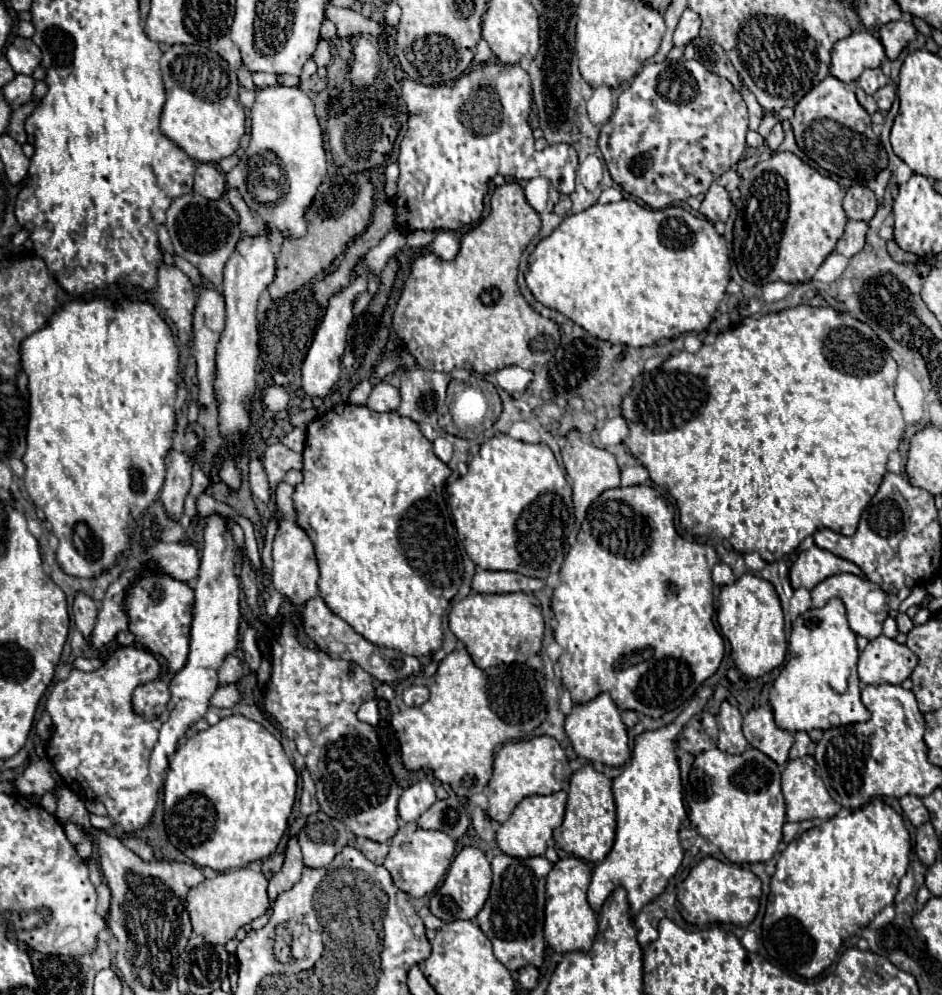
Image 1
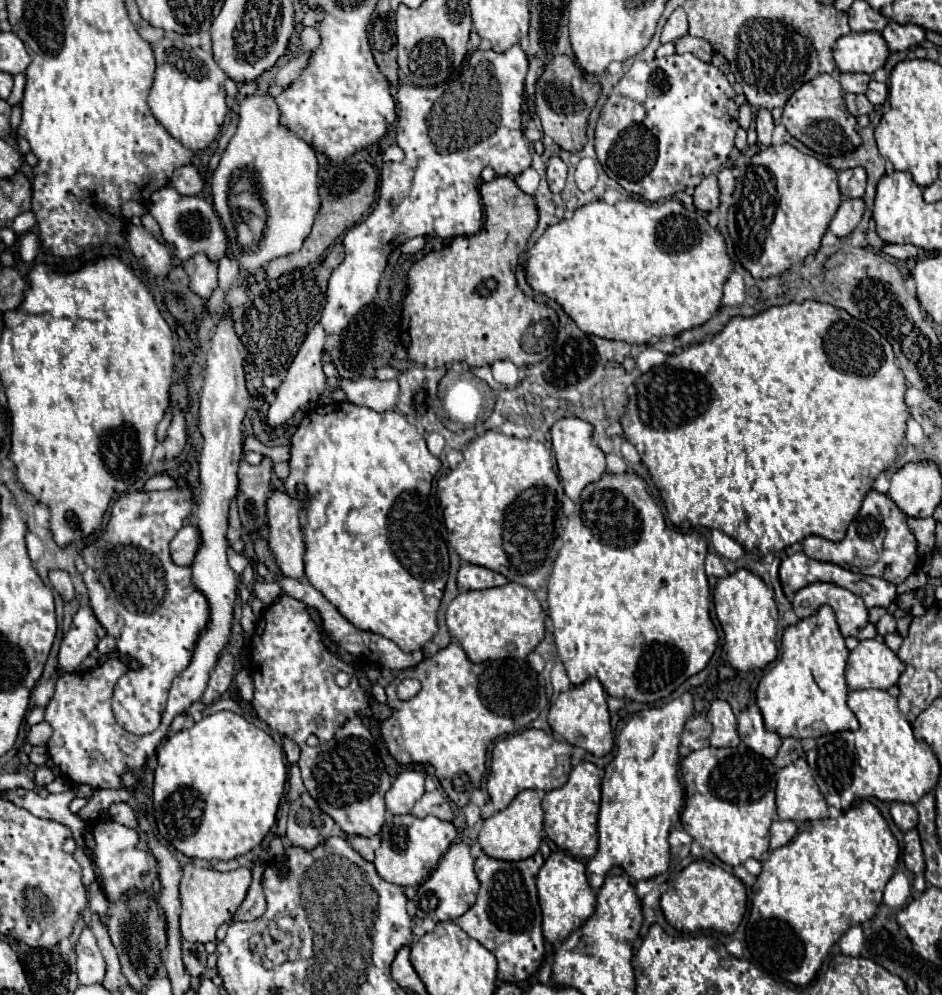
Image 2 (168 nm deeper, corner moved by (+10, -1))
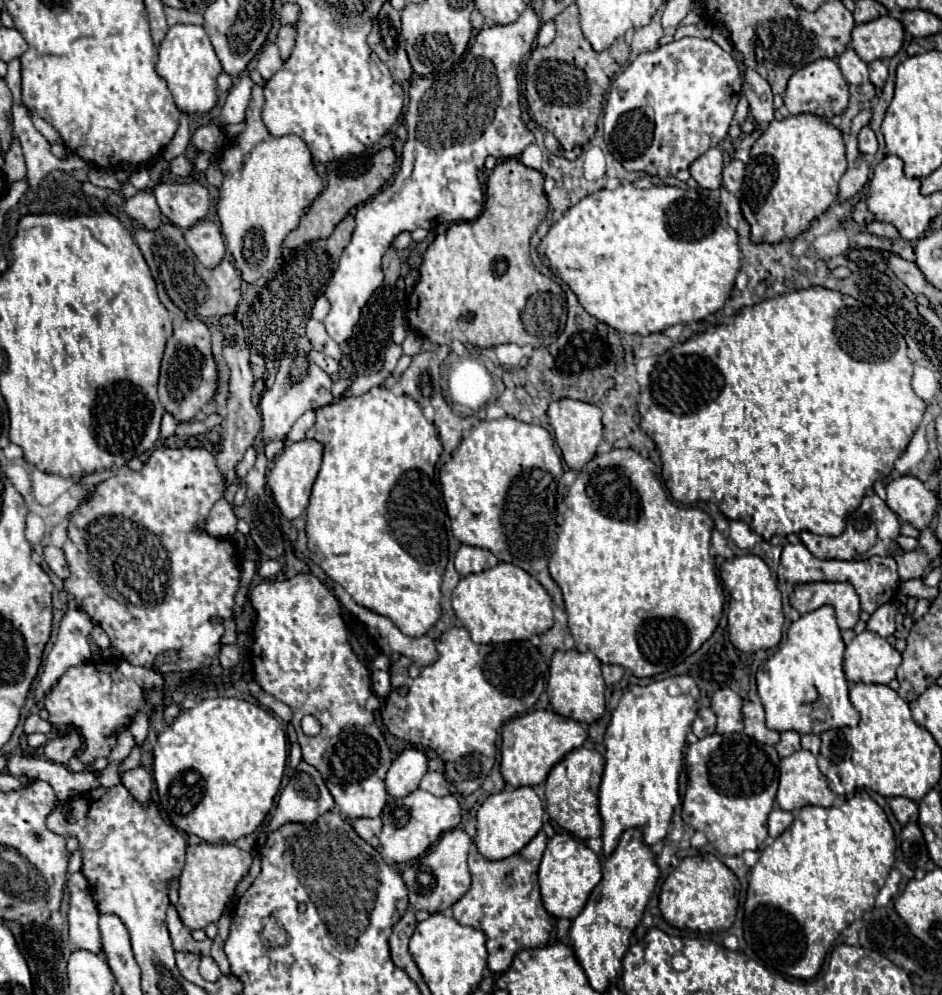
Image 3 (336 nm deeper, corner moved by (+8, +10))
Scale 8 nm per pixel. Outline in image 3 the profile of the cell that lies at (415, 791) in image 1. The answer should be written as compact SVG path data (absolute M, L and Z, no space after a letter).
M410 747L392 761L386 773L386 791L392 797L406 797L414 789L418 789L418 783L426 771L428 771L426 755Z

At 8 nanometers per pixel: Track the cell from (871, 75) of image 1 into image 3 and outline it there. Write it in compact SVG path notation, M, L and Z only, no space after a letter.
M846 49L840 57L838 57L838 65L840 71L844 75L844 79L850 85L862 85L868 83L868 65L858 57L858 53L854 49Z

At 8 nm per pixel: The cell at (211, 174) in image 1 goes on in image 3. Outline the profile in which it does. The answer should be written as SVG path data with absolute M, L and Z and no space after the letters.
M180 155L180 157L176 157L176 159L172 159L172 165L170 165L170 171L172 171L172 175L176 175L176 177L182 177L182 179L186 179L190 173L192 173L192 163L184 157L184 155Z

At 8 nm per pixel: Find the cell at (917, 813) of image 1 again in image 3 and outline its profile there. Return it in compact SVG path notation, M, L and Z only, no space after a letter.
M892 797L892 799L888 799L888 805L900 825L918 821L918 803L914 803L906 797Z

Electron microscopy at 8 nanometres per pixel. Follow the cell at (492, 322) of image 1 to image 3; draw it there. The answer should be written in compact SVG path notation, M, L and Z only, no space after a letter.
M518 159L500 161L486 183L486 205L474 221L452 223L446 233L438 235L426 249L420 265L420 281L410 297L410 327L420 331L436 345L450 345L454 339L480 349L500 343L546 347L560 335L560 317L564 313L564 289L536 271L530 259L530 239L548 211L544 193L544 175L526 167Z

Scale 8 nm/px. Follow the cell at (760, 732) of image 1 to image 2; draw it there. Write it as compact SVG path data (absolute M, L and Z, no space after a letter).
M750 710L740 712L738 732L740 732L740 740L748 748L752 748L756 754L760 754L768 760L774 760L774 756L782 744L782 738L776 736L776 732L768 732L764 728L760 712L750 712Z

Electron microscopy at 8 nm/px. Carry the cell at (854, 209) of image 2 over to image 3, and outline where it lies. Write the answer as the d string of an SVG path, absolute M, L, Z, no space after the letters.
M860 111L860 115L856 115L852 119L852 129L850 133L844 135L844 143L846 143L846 157L848 157L848 169L844 173L844 177L840 179L840 189L838 189L838 199L846 201L850 197L854 197L864 183L868 181L868 173L870 173L870 163L866 159L864 153L858 151L858 131L864 127L864 123L870 119L870 111Z

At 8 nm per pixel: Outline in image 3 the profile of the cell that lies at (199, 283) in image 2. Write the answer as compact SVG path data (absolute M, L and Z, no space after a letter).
M202 219L198 225L186 229L184 239L206 267L216 267L226 255L220 227L210 219Z

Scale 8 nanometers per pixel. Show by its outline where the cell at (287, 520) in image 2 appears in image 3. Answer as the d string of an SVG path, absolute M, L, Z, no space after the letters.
M302 439L298 443L290 443L282 451L282 455L276 459L274 469L268 473L268 485L274 491L274 501L286 519L296 519L304 513L308 499L310 499L312 483L320 471L322 449L324 449L324 445L320 441L314 441L314 439Z

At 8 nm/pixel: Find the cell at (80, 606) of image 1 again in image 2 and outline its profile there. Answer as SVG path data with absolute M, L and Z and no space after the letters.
M60 570L50 572L50 582L60 592L64 602L72 602L74 600L74 586L72 586L72 580L70 580L68 572L60 572Z

